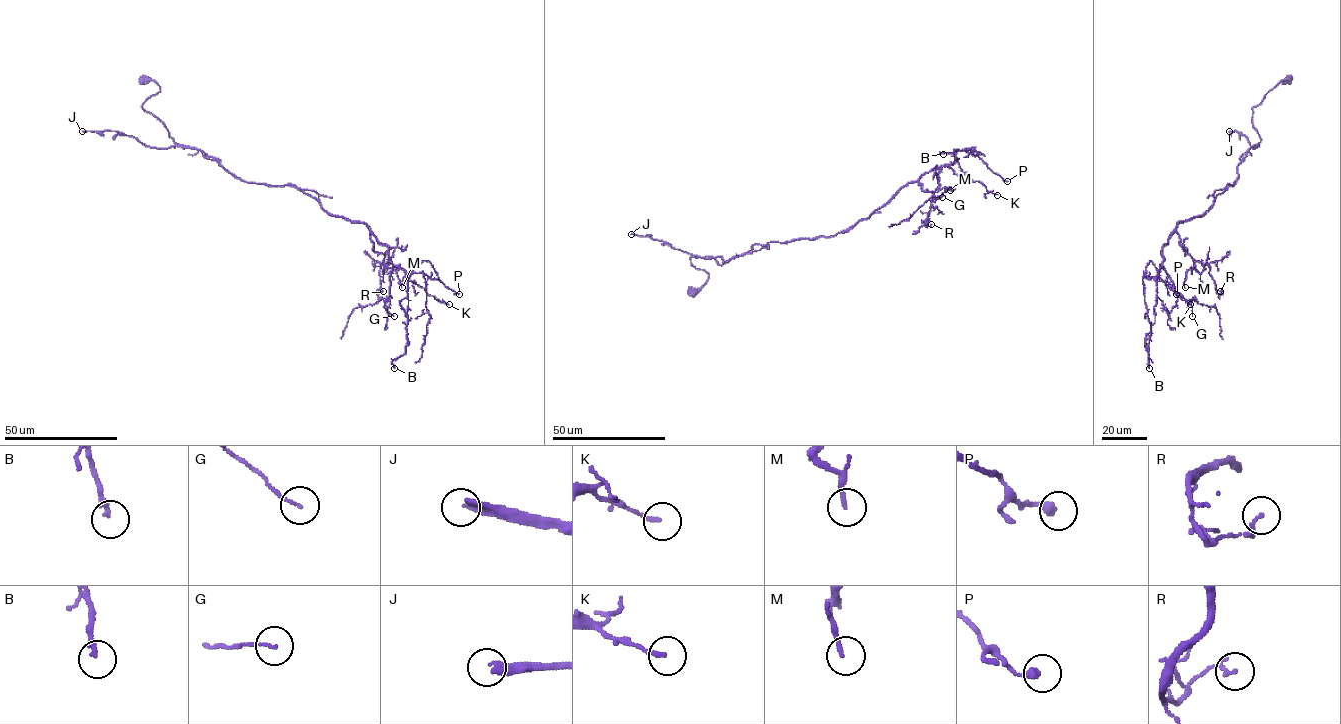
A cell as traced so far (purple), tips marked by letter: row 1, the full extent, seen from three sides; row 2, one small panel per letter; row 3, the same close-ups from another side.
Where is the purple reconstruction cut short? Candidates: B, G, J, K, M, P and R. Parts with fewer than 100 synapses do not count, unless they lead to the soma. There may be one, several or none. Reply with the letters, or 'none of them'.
J

